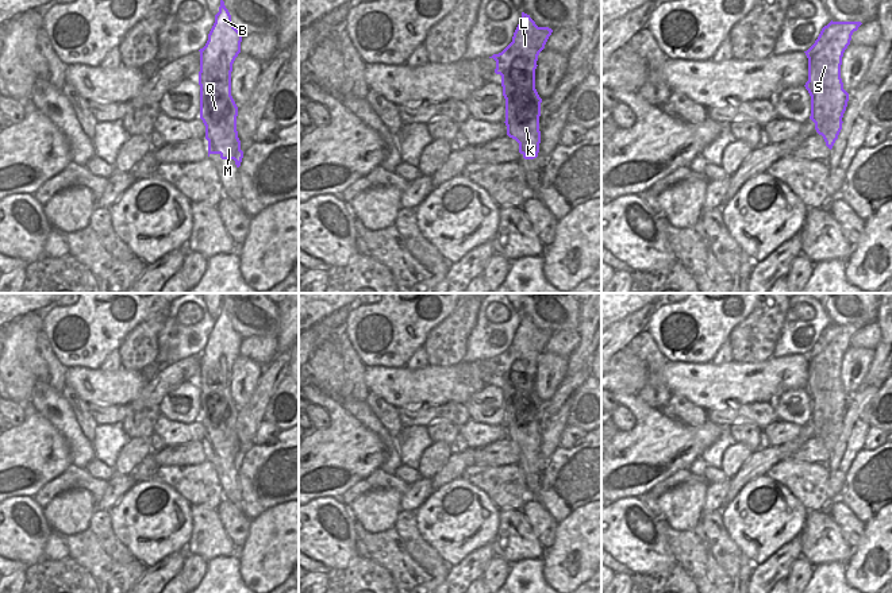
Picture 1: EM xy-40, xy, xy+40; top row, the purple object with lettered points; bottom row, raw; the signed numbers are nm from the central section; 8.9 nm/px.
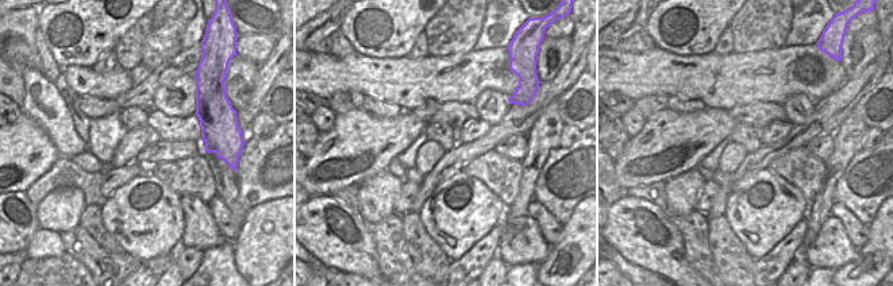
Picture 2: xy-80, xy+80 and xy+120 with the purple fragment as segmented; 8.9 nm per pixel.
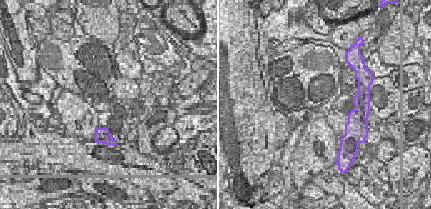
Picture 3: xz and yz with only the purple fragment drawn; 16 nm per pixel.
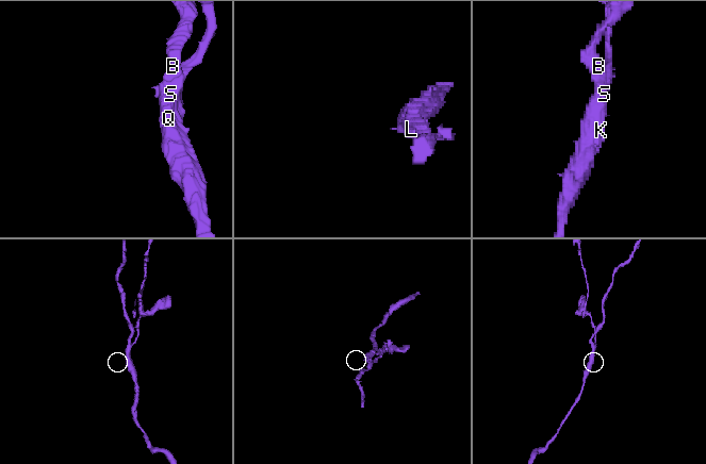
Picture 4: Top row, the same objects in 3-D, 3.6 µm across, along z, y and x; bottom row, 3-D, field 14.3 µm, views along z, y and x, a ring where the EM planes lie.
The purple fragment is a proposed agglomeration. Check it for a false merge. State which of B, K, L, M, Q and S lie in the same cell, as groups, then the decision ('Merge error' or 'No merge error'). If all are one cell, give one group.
Groups: B K L M Q / S. Merge error

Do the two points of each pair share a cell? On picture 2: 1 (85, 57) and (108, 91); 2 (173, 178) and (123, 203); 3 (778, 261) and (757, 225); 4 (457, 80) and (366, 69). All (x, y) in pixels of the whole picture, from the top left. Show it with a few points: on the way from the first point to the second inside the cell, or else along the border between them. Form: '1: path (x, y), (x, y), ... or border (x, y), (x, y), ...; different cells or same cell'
1: border (91, 66), (61, 68); different cells
2: border (150, 174), (181, 194); different cells
3: border (793, 227), (755, 261); different cells
4: path (434, 80), (389, 78); same cell

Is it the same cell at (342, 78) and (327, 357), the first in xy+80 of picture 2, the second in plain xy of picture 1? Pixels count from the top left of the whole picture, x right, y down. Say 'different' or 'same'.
different

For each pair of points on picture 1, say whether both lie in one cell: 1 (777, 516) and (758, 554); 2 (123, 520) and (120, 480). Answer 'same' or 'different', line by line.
1: same
2: different

